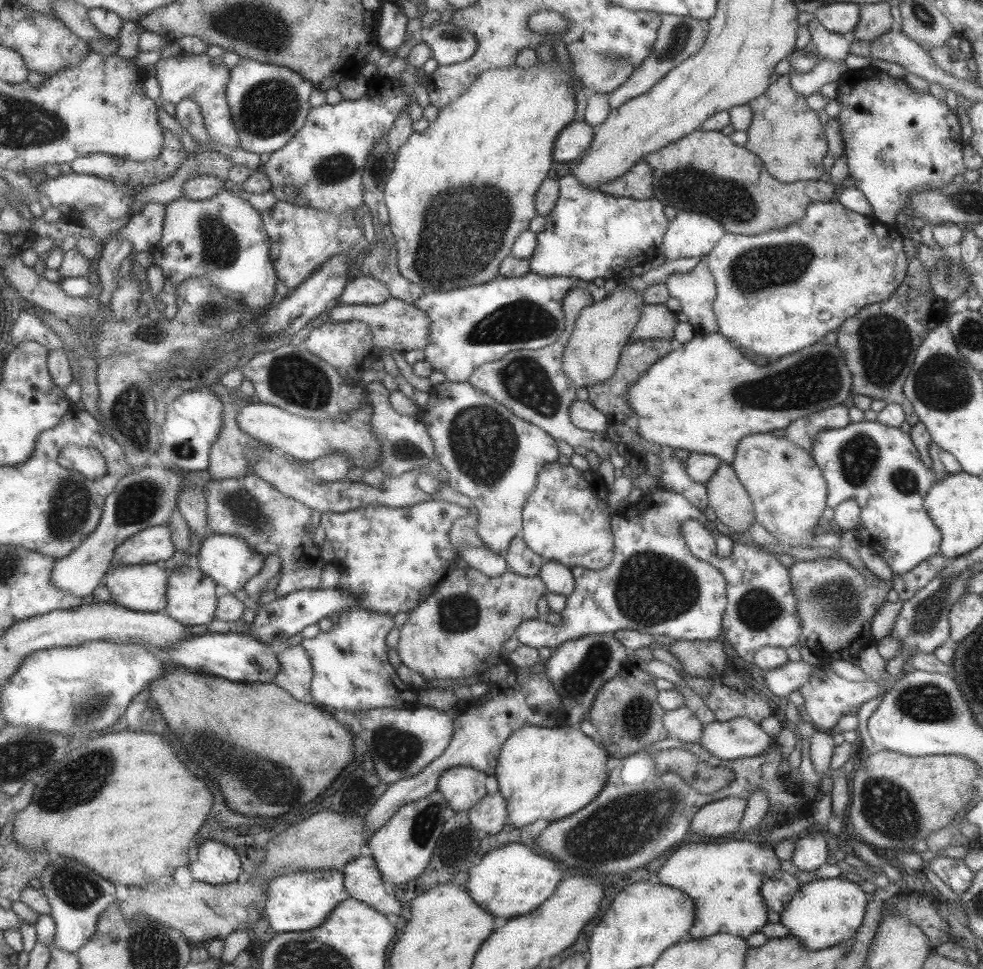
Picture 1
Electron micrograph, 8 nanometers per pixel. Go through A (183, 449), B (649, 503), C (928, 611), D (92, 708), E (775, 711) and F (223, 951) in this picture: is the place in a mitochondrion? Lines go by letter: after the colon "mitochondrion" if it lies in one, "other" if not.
A: mitochondrion
B: other
C: mitochondrion
D: mitochondrion
E: other
F: other

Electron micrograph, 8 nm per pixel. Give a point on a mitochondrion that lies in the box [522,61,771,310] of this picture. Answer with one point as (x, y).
(687, 186)

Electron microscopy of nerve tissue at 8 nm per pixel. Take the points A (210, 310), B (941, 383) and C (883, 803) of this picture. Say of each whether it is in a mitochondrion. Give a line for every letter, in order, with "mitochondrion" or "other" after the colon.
A: mitochondrion
B: mitochondrion
C: mitochondrion

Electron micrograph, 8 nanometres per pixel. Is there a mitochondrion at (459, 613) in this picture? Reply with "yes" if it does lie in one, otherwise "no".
yes

